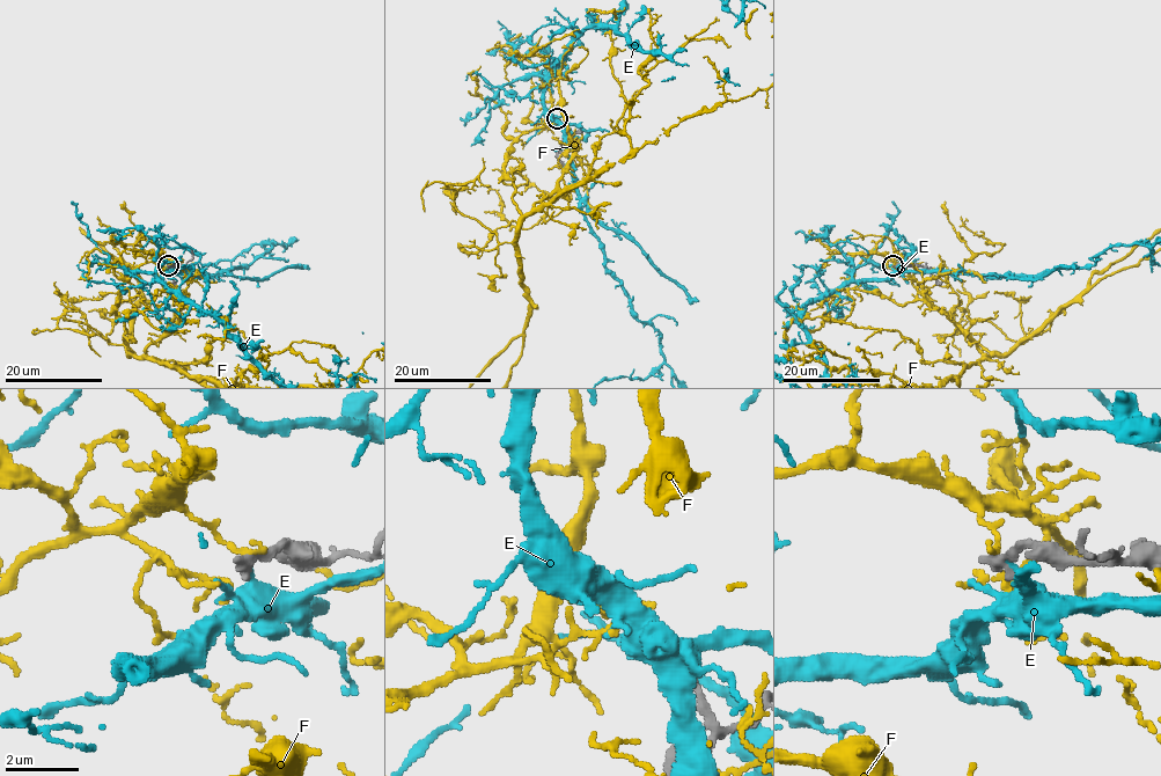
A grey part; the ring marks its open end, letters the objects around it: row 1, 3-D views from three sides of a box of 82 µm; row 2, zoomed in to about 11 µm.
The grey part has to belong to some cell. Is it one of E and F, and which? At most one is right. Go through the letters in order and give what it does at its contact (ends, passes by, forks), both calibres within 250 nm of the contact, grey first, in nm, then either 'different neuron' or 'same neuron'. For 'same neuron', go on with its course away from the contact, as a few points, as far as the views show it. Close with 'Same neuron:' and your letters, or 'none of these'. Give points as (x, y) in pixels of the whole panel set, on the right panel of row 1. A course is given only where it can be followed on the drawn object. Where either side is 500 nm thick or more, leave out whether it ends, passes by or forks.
E: it ends | 320/200 nm | different neuron
F: it passes by | 320/130 nm | different neuron
Same neuron: none of these

